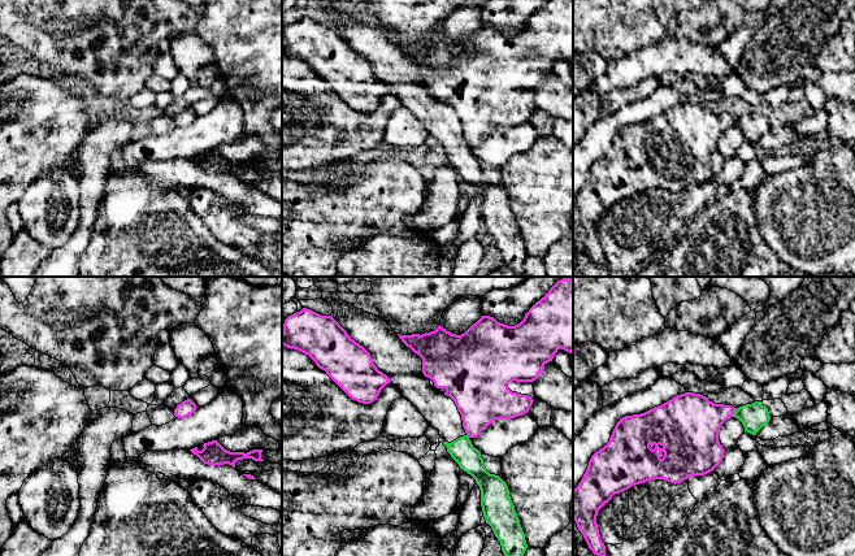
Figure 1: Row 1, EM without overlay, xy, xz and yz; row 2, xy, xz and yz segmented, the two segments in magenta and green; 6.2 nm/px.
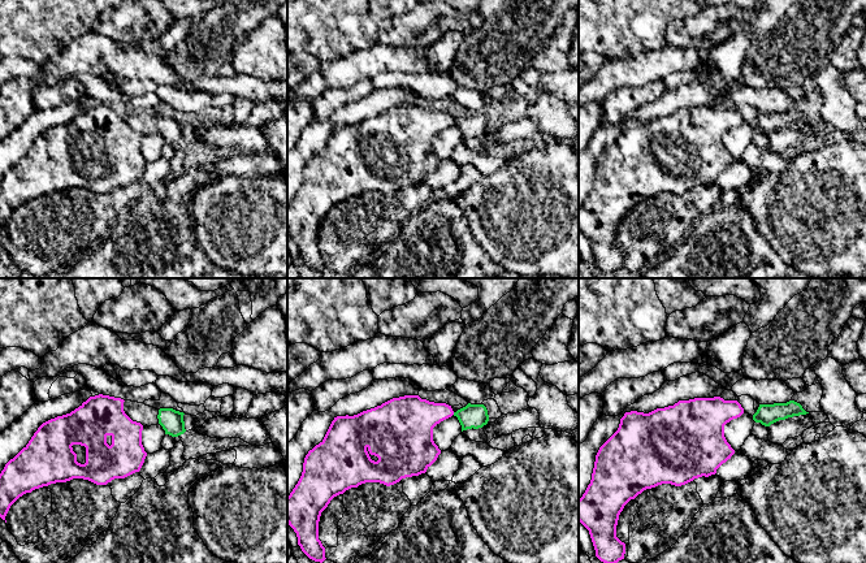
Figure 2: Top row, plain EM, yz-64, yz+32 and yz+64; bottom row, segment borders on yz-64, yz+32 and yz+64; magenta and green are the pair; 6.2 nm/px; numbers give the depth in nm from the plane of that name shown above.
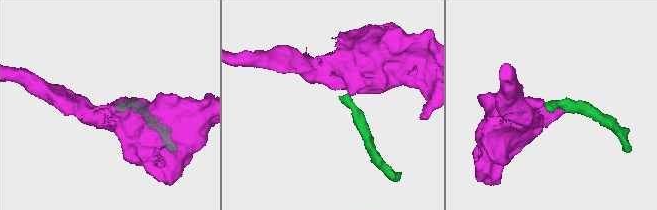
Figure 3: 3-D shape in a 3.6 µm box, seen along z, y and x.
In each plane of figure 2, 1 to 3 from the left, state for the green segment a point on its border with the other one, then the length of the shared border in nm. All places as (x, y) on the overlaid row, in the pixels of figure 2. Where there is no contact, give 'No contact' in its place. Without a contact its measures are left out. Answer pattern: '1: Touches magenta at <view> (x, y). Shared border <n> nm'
1: No contact
2: No contact
3: No contact

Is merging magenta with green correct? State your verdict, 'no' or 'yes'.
no

